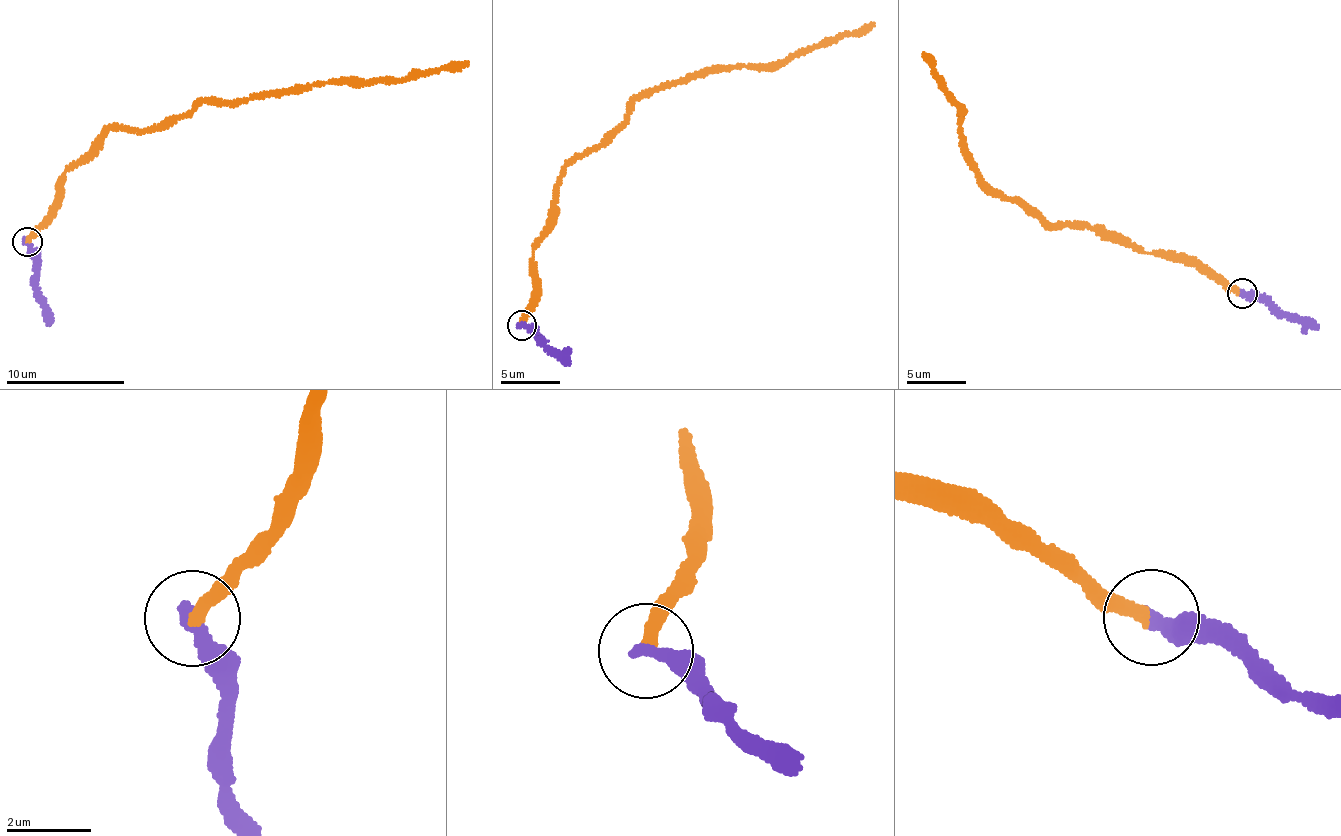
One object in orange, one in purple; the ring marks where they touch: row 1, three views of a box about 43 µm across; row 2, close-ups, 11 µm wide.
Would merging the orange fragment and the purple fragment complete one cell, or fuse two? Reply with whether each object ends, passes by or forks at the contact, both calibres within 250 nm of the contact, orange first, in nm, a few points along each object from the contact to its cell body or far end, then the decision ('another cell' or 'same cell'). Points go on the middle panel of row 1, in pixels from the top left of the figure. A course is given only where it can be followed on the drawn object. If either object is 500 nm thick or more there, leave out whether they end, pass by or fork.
orange ends | purple ends | 320/360 nm | orange via (521, 323), (554, 186), (625, 120), (628, 105), (716, 69), (784, 65), (873, 24) | purple via (521, 326), (538, 338), (548, 354), (570, 363) | another cell

